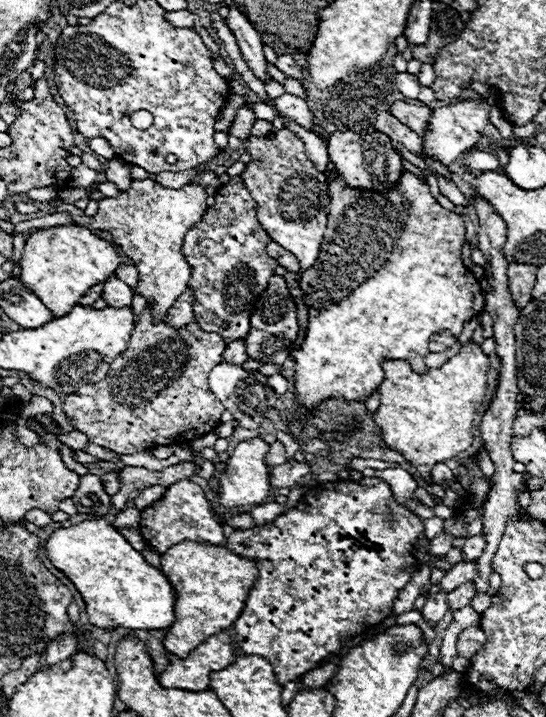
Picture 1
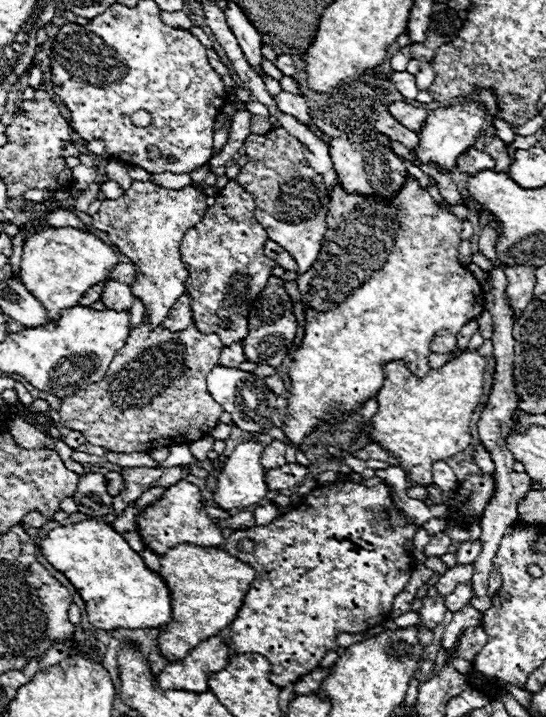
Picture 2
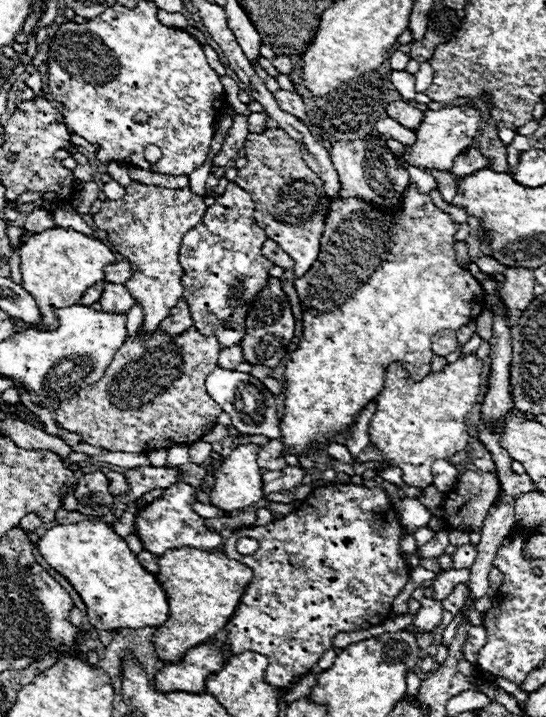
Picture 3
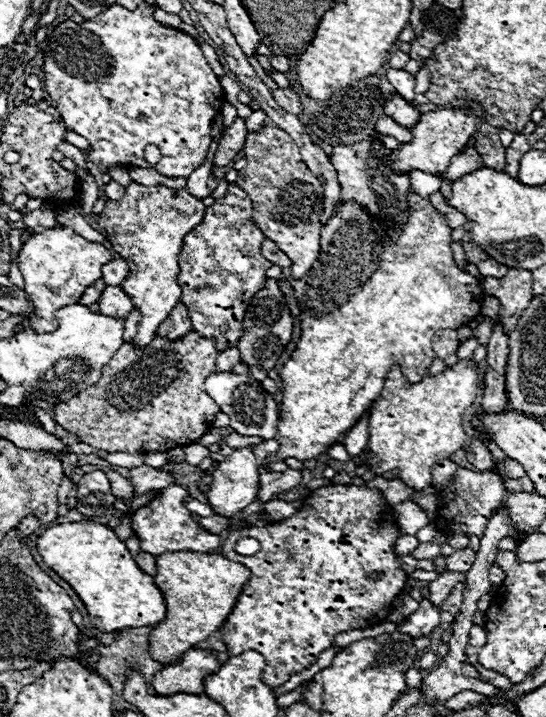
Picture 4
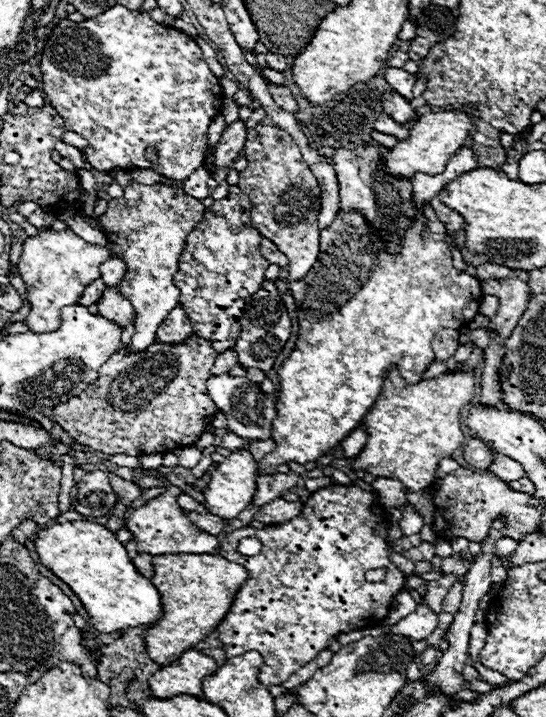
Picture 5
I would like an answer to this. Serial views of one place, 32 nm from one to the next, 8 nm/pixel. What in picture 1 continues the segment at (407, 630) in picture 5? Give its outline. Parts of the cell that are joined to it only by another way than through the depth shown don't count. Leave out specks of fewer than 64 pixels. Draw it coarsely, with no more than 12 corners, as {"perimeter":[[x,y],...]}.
{"perimeter":[[446,592],[426,598],[422,614],[430,622],[442,620],[448,610]]}

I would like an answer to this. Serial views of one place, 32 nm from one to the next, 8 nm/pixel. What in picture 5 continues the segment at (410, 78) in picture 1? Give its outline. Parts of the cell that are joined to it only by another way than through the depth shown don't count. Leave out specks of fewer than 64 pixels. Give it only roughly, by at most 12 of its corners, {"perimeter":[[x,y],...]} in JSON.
{"perimeter":[[386,68],[384,78],[400,96],[412,100],[416,78],[402,68]]}

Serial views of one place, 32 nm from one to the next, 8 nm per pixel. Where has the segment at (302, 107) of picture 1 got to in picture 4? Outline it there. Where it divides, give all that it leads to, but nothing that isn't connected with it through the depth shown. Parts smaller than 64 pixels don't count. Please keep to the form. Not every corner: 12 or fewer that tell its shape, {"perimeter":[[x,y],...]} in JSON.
{"perimeter":[[278,88],[274,100],[286,112],[302,116],[300,96],[292,90]]}

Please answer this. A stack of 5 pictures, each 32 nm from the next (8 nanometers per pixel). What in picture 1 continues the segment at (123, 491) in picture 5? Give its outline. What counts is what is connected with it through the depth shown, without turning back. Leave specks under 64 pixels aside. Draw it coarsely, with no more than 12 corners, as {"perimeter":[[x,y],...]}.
{"perimeter":[[108,472],[102,476],[104,492],[114,496],[120,488],[118,474]]}

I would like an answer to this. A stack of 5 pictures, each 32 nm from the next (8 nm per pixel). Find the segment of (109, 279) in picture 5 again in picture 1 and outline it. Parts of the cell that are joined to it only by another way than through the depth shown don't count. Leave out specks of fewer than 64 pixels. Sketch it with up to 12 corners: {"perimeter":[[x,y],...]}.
{"perimeter":[[128,264],[116,270],[116,276],[124,280],[132,290],[140,278],[136,266]]}

